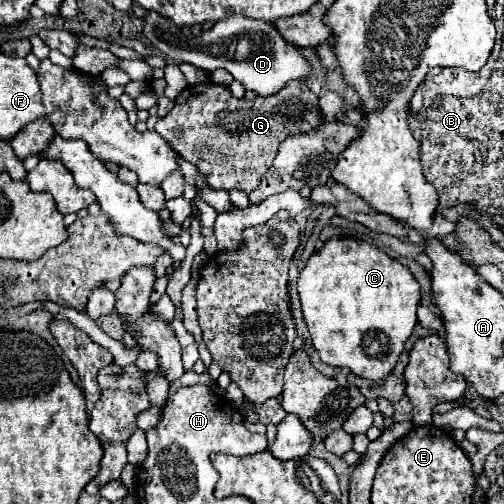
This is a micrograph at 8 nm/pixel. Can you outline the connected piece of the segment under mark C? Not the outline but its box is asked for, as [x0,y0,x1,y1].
[299,236,419,380]

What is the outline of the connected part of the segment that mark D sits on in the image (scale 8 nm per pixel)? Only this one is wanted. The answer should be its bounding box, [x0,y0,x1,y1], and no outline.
[143,12,311,96]

